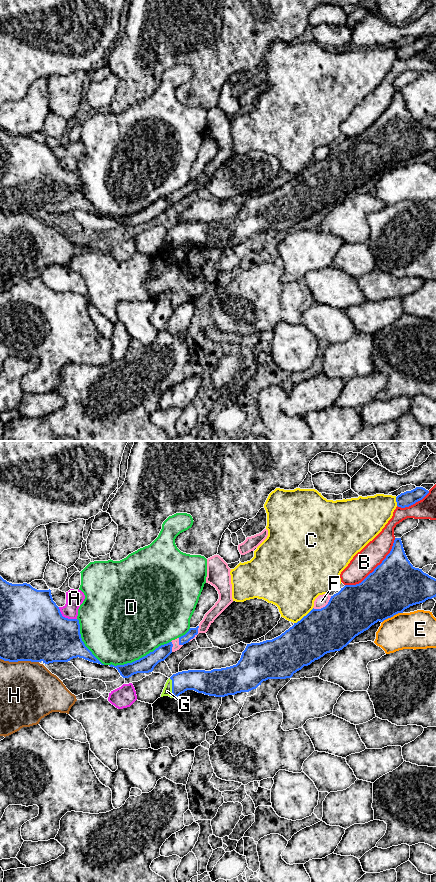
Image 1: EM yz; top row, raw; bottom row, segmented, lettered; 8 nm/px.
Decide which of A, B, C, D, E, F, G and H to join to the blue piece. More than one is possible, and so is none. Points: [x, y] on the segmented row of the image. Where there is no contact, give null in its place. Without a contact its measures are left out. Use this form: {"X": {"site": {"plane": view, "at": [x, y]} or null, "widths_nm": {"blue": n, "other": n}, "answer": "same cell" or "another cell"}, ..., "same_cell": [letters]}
{"A": {"site": {"plane": "yz", "at": [64, 617]}, "widths_nm": {"blue": 480, "other": 140}, "answer": "another cell"}, "B": {"site": {"plane": "yz", "at": [375, 568]}, "widths_nm": {"blue": 420, "other": 190}, "answer": "another cell"}, "C": {"site": {"plane": "yz", "at": [304, 616]}, "widths_nm": {"blue": 360, "other": 400}, "answer": "another cell"}, "D": {"site": {"plane": "yz", "at": [140, 658]}, "widths_nm": {"blue": 140, "other": 500}, "answer": "another cell"}, "E": {"site": {"plane": "yz", "at": [392, 616]}, "widths_nm": {"blue": 420, "other": 300}, "answer": "another cell"}, "F": {"site": {"plane": "yz", "at": [323, 607]}, "widths_nm": {"blue": 380, "other": 100}, "answer": "same cell"}, "G": {"site": {"plane": "yz", "at": [172, 687]}, "widths_nm": {"blue": 190, "other": 80}, "answer": "same cell"}, "H": {"site": {"plane": "yz", "at": [19, 660]}, "widths_nm": {"blue": 480, "other": 460}, "answer": "another cell"}, "same_cell": ["F", "G"]}

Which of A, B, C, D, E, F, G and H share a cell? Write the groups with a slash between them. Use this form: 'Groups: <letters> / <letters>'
Groups: A / B / C / D / E / F G / H

